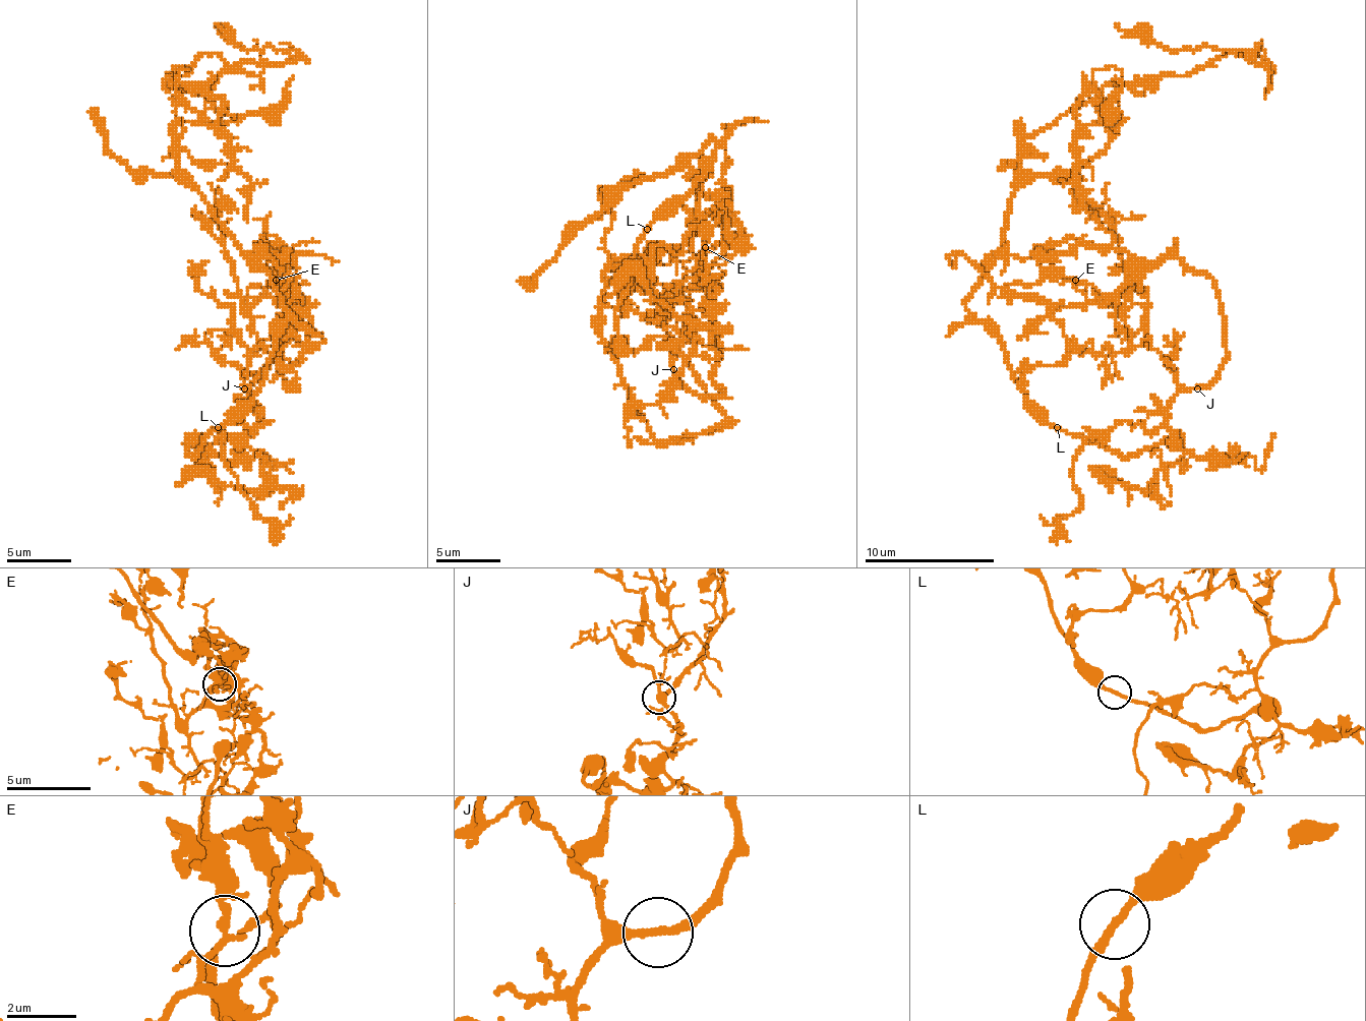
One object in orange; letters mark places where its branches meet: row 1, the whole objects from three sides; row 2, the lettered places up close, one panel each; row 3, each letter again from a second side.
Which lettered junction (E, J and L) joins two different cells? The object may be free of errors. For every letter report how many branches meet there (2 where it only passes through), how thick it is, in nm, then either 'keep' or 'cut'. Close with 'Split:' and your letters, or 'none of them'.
E: 2 | 240 nm | keep
J: 2 | 240 nm | keep
L: 2 | 200 nm | keep
Split: none of them

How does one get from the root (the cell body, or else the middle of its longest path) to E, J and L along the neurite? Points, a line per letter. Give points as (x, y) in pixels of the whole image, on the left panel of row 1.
E: (257, 255), (266, 255), (266, 267), (277, 281)
J: (257, 255), (266, 258), (263, 239), (283, 251), (280, 261), (290, 258), (283, 278), (293, 329), (244, 388)
L: (257, 255), (254, 261), (271, 278), (287, 313), (287, 326), (274, 340), (271, 362), (257, 392), (218, 427)

